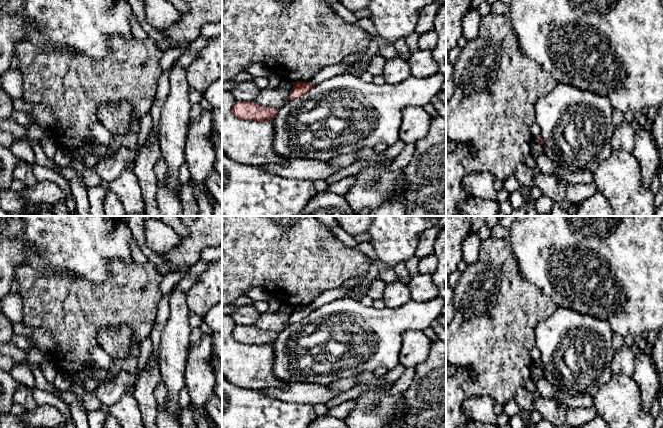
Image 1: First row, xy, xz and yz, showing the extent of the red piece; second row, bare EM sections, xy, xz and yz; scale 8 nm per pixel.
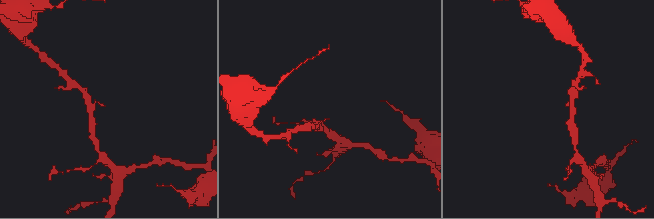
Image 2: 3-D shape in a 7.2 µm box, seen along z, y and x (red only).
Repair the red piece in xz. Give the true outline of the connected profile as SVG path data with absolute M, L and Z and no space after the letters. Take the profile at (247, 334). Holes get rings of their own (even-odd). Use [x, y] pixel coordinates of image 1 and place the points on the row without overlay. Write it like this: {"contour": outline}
{"contour": "M235 325L232 336L238 342L249 345L269 345L278 338L276 331L265 331L256 325Z"}

